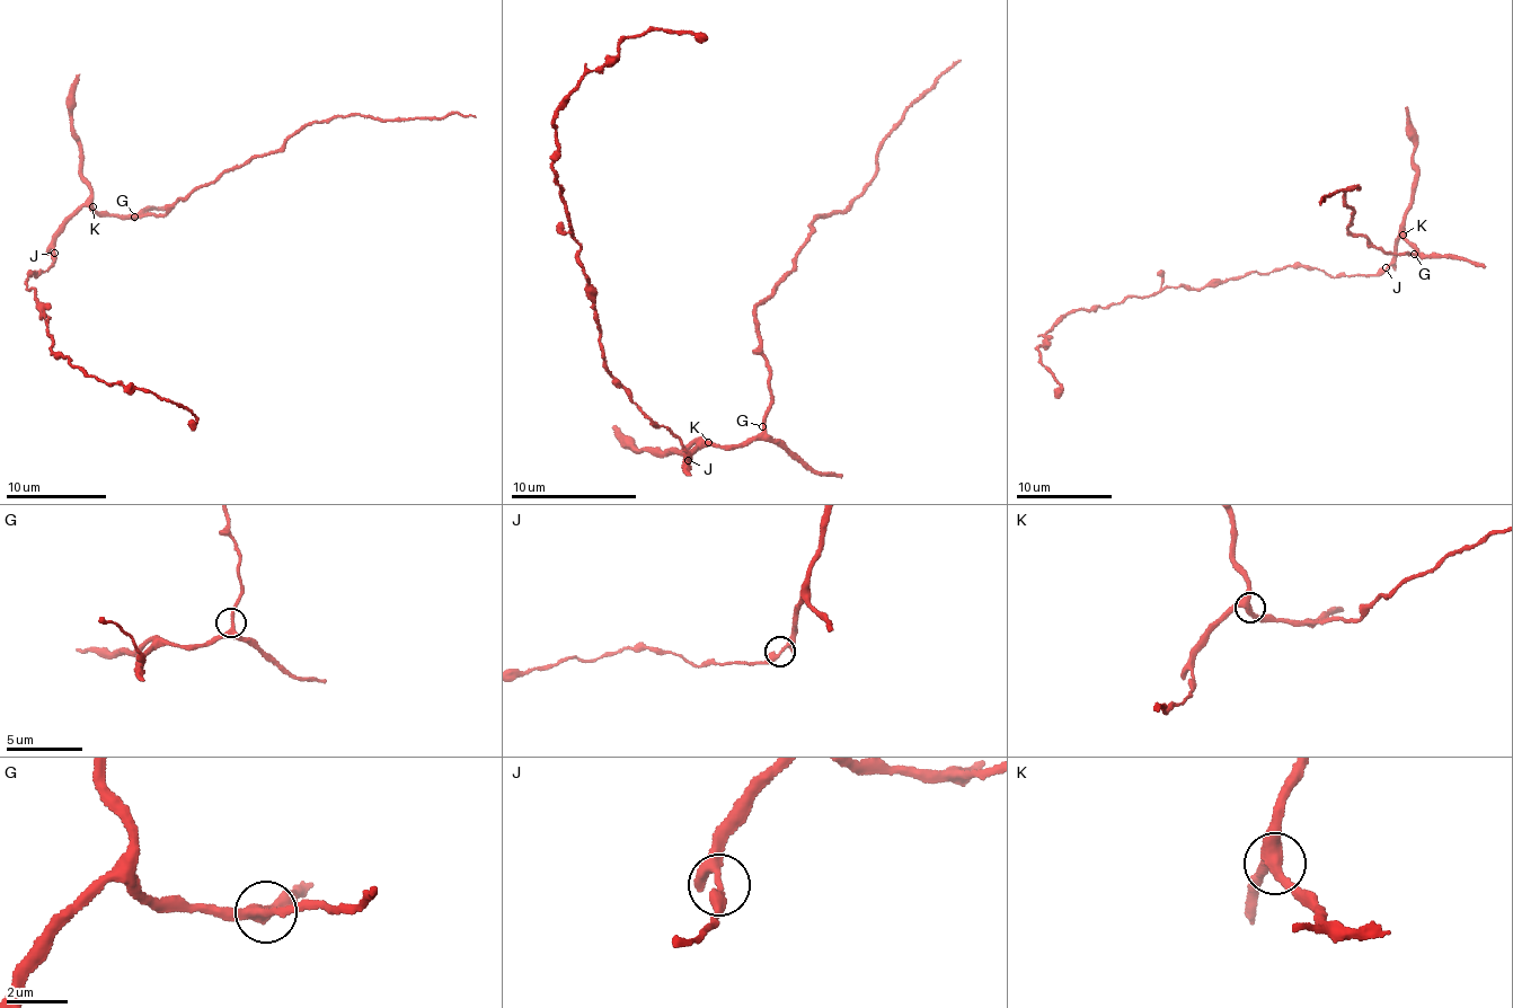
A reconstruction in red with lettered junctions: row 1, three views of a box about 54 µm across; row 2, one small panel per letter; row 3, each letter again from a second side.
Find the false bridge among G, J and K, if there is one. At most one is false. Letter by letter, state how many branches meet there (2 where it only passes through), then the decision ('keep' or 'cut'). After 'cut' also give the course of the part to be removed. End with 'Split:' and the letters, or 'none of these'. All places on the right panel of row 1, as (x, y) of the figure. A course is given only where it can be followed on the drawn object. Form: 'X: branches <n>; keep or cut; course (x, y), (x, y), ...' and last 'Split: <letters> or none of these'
G: branches 3; keep
J: branches 3; keep
K: branches 3; keep
Split: none of these

